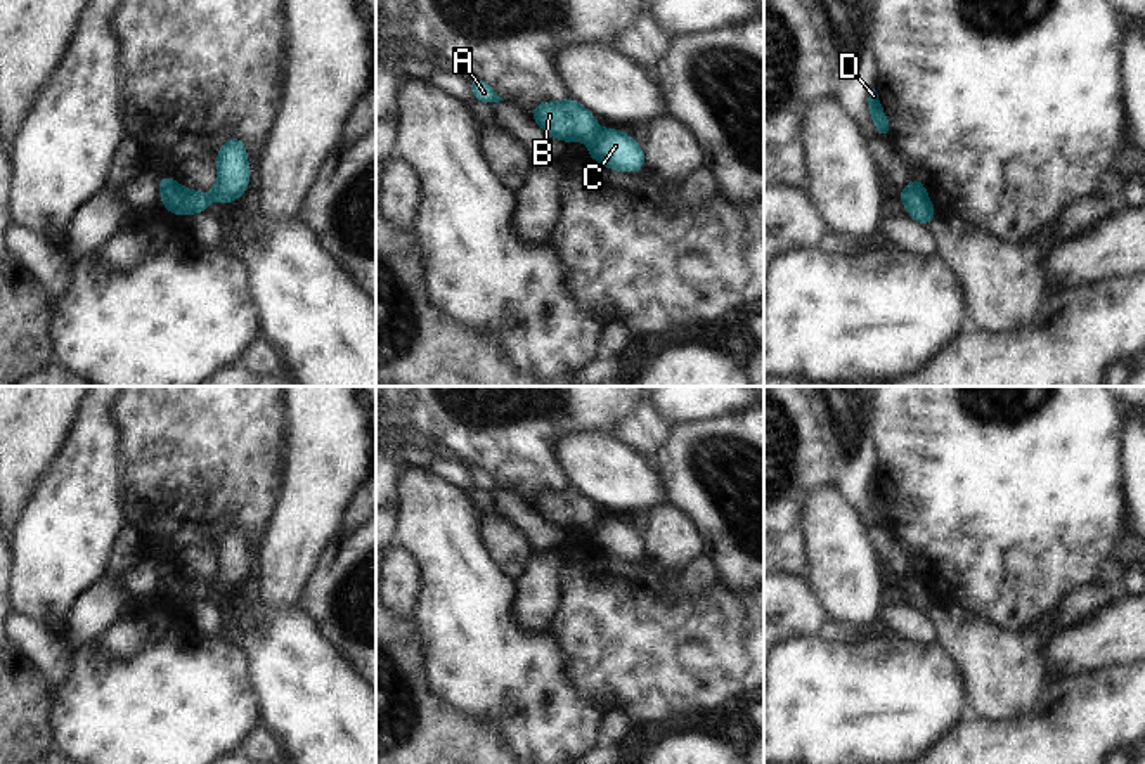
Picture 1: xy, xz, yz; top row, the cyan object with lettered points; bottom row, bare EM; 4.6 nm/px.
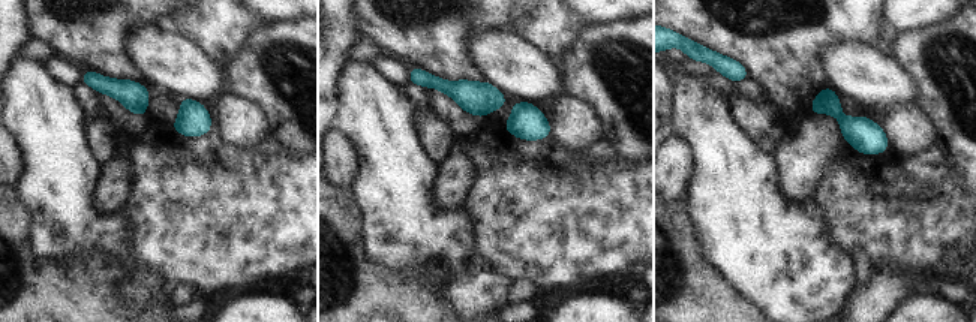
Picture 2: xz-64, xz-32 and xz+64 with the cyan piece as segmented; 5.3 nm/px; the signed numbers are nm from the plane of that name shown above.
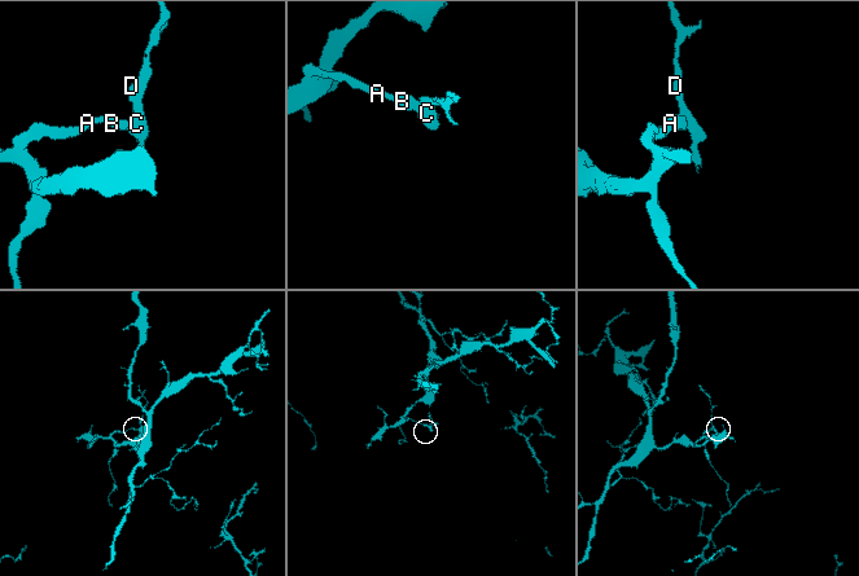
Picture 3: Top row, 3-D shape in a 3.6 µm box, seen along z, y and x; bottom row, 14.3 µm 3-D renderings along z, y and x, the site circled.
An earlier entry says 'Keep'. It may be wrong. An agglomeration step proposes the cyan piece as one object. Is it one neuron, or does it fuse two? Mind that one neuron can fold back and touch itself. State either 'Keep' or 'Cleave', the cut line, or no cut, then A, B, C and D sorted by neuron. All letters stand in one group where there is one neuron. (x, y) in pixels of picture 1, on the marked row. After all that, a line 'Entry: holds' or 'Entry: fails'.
Cleave. Split along xz (600, 132), (591, 144). Groups: A B / C D.
Entry: fails

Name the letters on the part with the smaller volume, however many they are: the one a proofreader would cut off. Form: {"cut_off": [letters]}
{"cut_off": ["C", "D"]}

